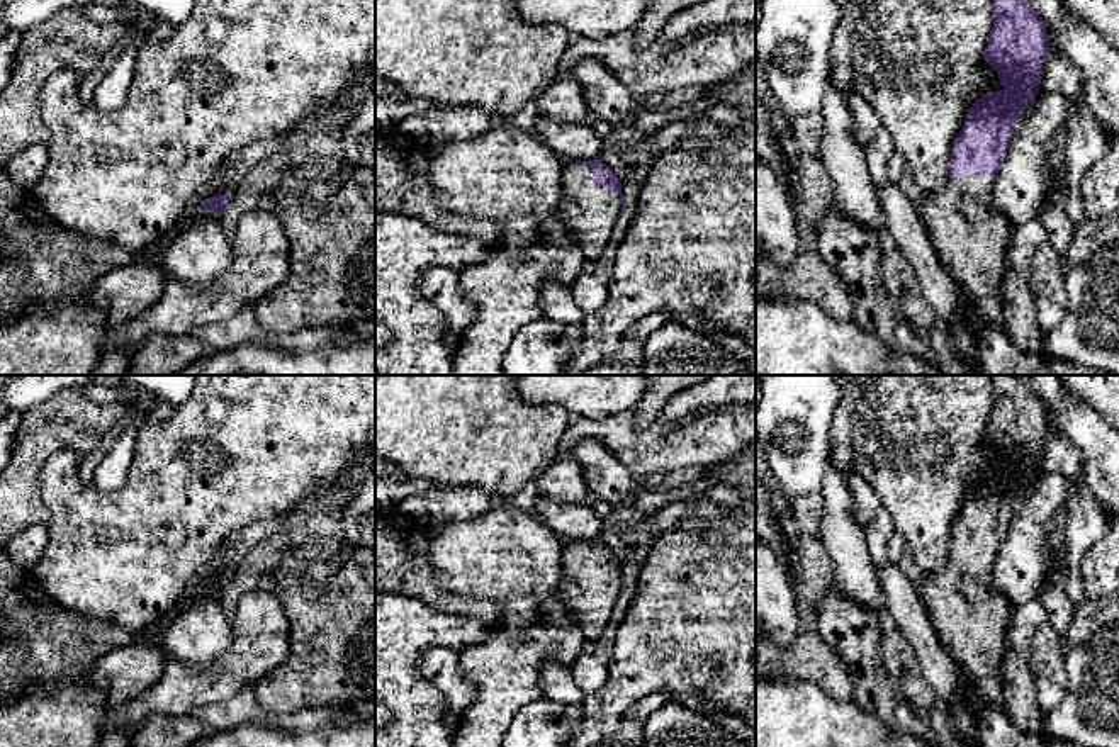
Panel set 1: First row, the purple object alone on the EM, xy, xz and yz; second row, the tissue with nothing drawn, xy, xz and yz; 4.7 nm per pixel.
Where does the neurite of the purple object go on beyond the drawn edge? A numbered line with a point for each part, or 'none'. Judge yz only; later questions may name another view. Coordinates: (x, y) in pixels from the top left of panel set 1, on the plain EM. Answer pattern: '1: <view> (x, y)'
1: yz (972, 618)

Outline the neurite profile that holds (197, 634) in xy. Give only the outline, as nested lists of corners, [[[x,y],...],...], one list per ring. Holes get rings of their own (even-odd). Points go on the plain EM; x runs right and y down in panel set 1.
[[[187,593],[185,604],[163,625],[160,643],[168,657],[205,669],[233,642],[233,628],[217,596]]]

